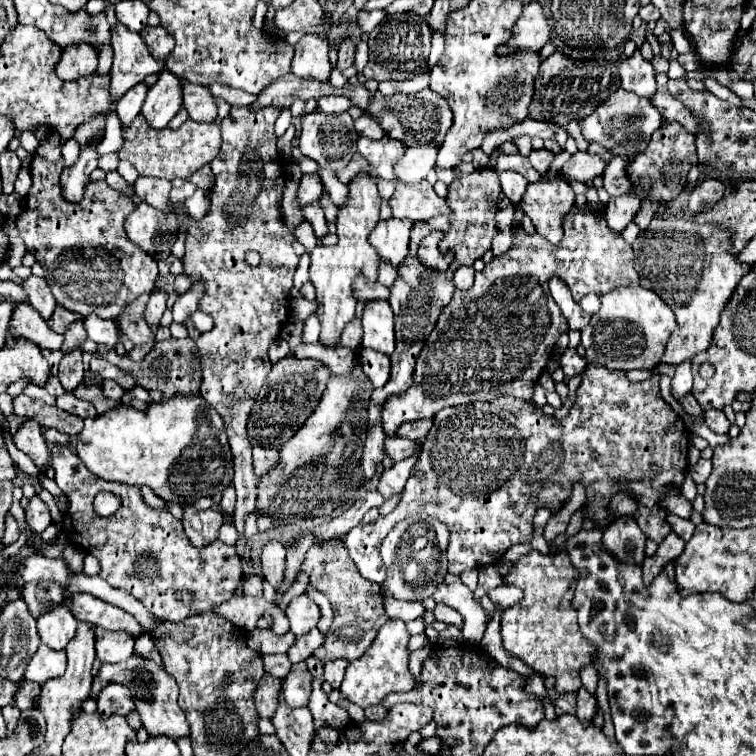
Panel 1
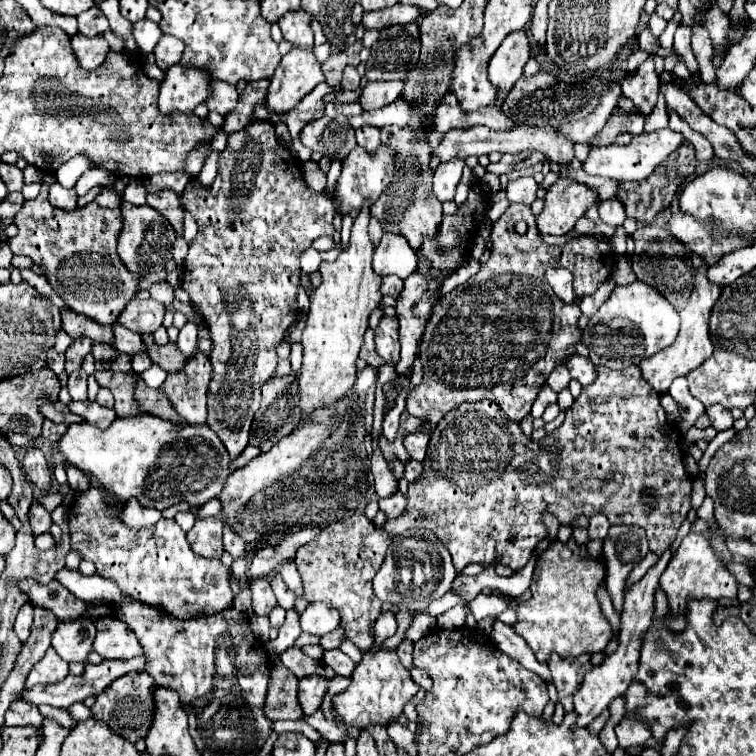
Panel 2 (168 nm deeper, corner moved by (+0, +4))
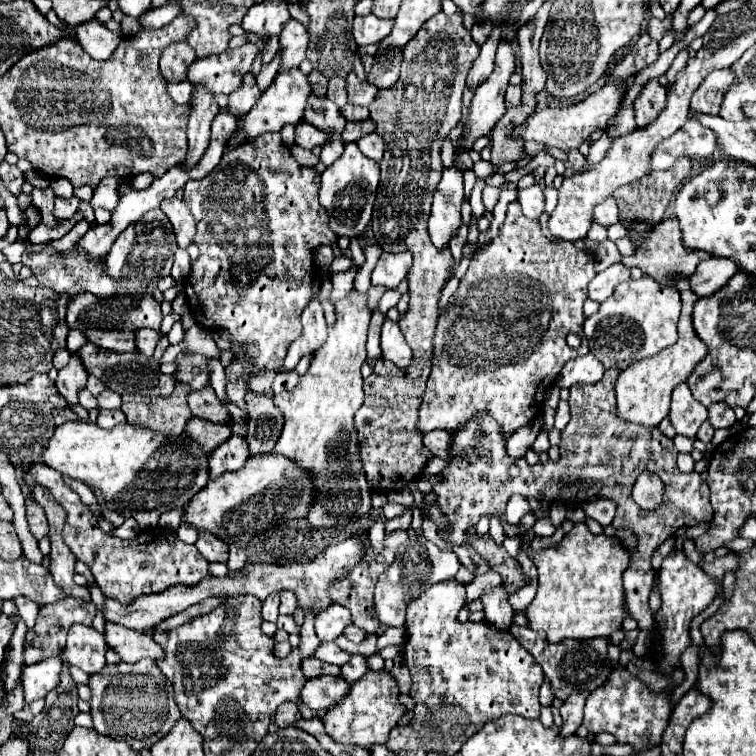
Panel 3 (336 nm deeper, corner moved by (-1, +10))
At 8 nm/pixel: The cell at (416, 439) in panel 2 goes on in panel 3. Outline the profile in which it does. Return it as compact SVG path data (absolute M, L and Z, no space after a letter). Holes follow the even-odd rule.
M432 430L426 436L422 436L422 442L432 452L432 456L436 456L436 458L446 458L448 448L452 444L450 432L446 432L446 430Z

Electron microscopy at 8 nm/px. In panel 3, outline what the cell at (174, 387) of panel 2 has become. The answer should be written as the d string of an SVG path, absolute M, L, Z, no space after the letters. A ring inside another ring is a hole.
M204 386L202 390L190 390L188 406L194 416L200 416L214 424L226 424L230 420L226 406L218 400L212 386Z

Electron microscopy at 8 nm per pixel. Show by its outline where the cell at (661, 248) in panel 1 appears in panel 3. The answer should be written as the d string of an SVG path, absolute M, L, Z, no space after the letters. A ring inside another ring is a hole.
M674 274L670 276L670 286L680 292L682 298L682 316L680 316L680 338L674 346L662 350L658 356L642 358L638 362L632 362L616 380L616 398L618 398L618 414L624 420L630 420L634 424L642 426L658 426L660 420L670 412L670 396L676 384L688 380L694 364L698 364L706 354L706 344L698 338L694 326L692 326L692 308L698 302L698 294L690 288L690 276Z

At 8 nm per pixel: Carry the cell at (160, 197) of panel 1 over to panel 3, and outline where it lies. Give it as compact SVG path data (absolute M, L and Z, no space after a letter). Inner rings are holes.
M176 196L174 198L168 198L168 200L162 200L160 208L168 216L168 220L172 222L172 228L174 228L178 246L180 248L186 248L192 242L194 232L196 232L196 220L192 218L192 212Z

